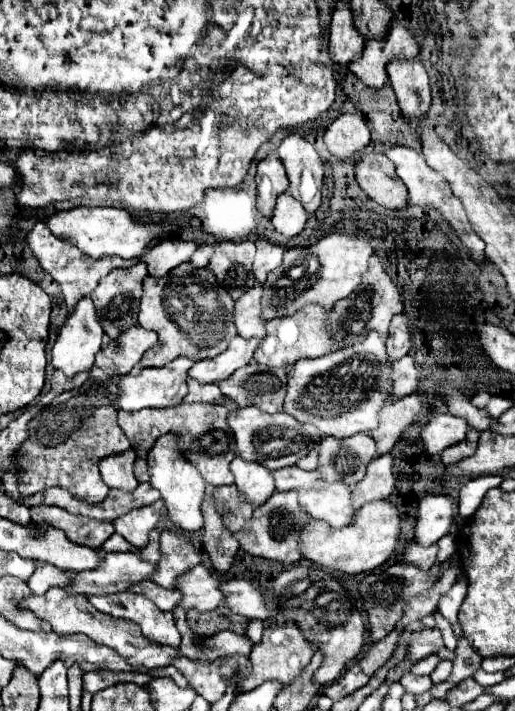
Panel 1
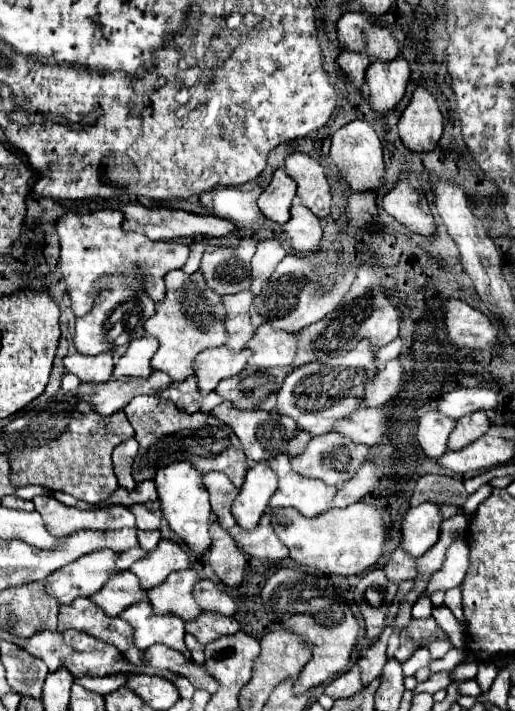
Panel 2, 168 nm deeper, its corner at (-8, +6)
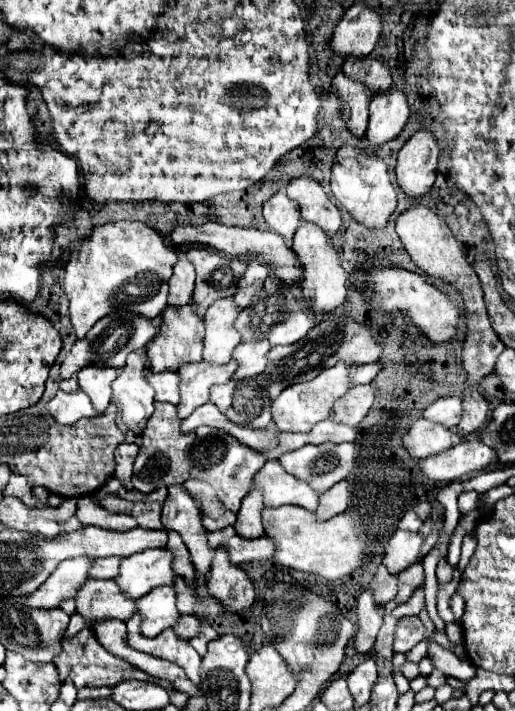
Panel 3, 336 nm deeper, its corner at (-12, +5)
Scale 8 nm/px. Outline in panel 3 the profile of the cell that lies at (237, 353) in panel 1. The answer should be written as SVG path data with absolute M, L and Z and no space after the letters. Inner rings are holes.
M230 360L224 366L208 366L208 362L198 364L184 364L178 370L180 376L180 404L178 418L188 418L198 406L208 402L210 386L224 384L236 370L236 362Z

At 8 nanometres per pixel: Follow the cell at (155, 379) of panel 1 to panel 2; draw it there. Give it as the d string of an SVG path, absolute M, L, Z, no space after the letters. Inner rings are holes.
M152 369L148 377L120 377L106 383L84 383L80 385L78 395L88 399L98 413L110 415L124 409L136 395L160 395L168 389L174 379L158 369Z

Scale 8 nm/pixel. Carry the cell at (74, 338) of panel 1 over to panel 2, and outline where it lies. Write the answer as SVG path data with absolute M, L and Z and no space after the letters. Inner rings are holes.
M70 349L70 353L64 357L64 365L70 373L78 375L84 383L100 383L108 381L112 377L112 355L102 353L102 355L80 355L76 349Z

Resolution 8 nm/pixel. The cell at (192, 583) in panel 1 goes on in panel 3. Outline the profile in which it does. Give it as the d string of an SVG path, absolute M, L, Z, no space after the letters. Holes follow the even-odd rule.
M162 586L136 600L136 612L140 614L140 634L146 638L156 638L162 630L176 624L180 616L176 610L176 596L172 586Z

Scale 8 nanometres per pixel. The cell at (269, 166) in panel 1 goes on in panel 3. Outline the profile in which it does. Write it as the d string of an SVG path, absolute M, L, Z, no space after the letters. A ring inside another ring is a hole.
M280 190L278 194L274 194L262 208L264 220L268 224L268 228L280 236L284 236L286 240L290 240L300 224L300 210L296 206L296 202L292 202L284 190Z

